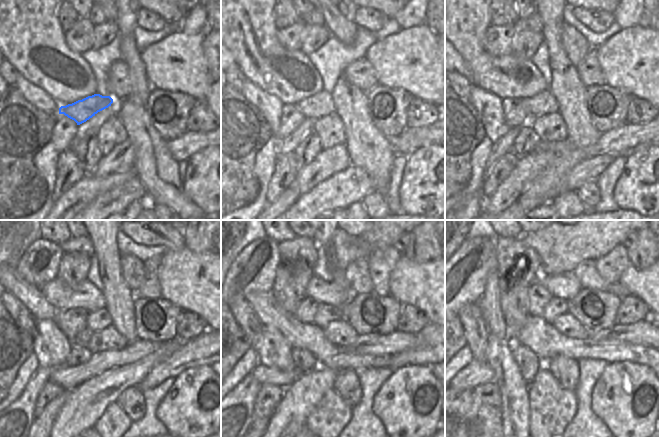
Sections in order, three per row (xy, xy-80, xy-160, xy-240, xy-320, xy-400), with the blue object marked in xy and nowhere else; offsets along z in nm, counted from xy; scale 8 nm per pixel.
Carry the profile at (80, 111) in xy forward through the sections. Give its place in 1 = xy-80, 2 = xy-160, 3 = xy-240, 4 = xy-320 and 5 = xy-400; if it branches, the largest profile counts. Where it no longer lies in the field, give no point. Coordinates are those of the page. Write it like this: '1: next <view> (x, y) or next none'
1: next xy-80 (321, 104)
2: next xy-160 (543, 103)
3: next xy-240 (98, 320)
4: next xy-320 (326, 313)
5: next xy-400 (555, 307)

